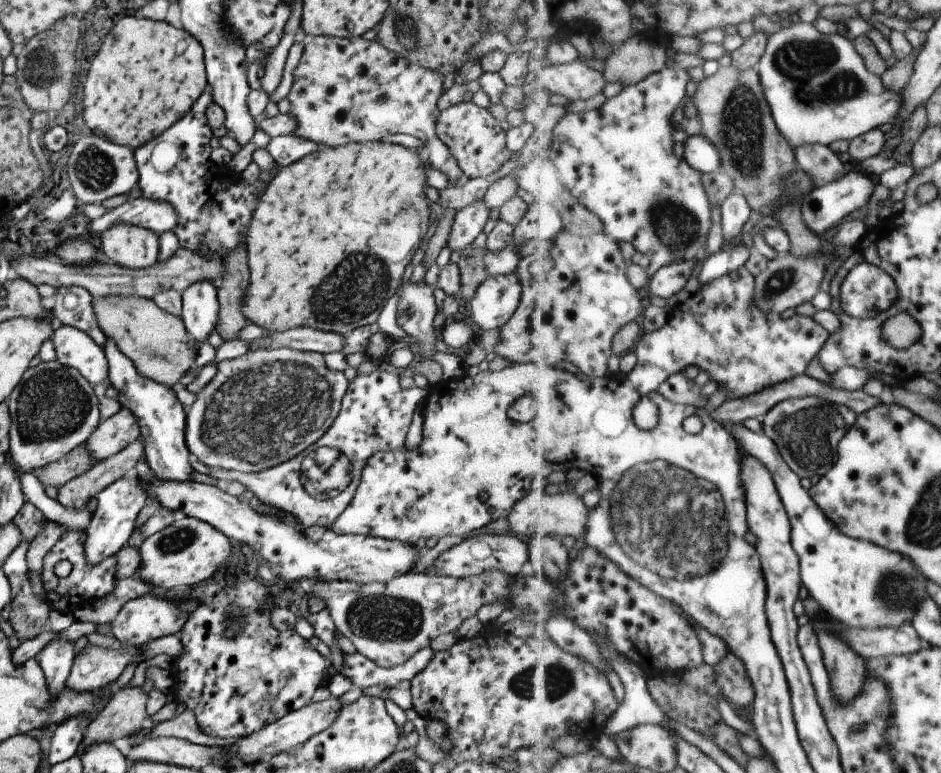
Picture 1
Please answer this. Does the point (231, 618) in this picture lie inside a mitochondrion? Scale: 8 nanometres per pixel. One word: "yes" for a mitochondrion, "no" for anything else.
no

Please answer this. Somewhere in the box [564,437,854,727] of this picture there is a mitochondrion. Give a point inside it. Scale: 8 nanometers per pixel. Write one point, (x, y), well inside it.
(672, 521)

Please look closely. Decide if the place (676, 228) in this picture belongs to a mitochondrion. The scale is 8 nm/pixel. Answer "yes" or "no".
yes

